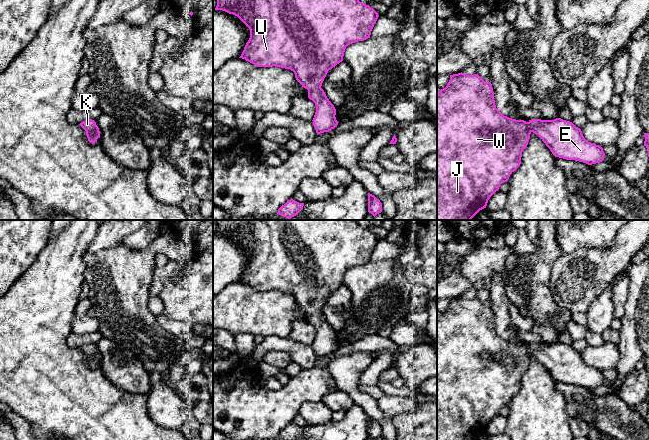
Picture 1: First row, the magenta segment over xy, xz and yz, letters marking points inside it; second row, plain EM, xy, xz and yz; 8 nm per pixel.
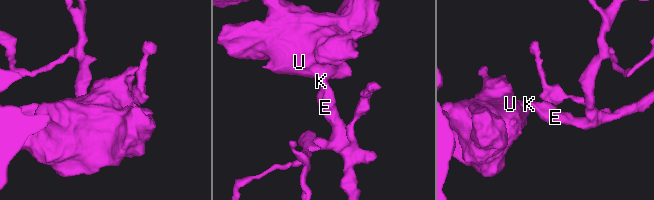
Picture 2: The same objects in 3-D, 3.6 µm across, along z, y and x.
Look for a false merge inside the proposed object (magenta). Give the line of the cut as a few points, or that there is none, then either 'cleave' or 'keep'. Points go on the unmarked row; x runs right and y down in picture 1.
no cut | keep

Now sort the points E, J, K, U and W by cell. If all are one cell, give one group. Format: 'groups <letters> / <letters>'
groups E J K U W

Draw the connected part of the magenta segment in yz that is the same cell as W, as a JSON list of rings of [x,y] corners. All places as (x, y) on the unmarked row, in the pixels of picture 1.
[[[461,296],[450,299],[447,310],[437,318],[437,440],[475,440],[486,432],[490,421],[520,390],[522,376],[532,356],[542,363],[555,381],[588,389],[604,384],[603,372],[588,366],[581,353],[572,346],[561,342],[532,343],[528,346],[509,342],[496,332],[491,306],[485,306],[478,298],[467,299]]]

